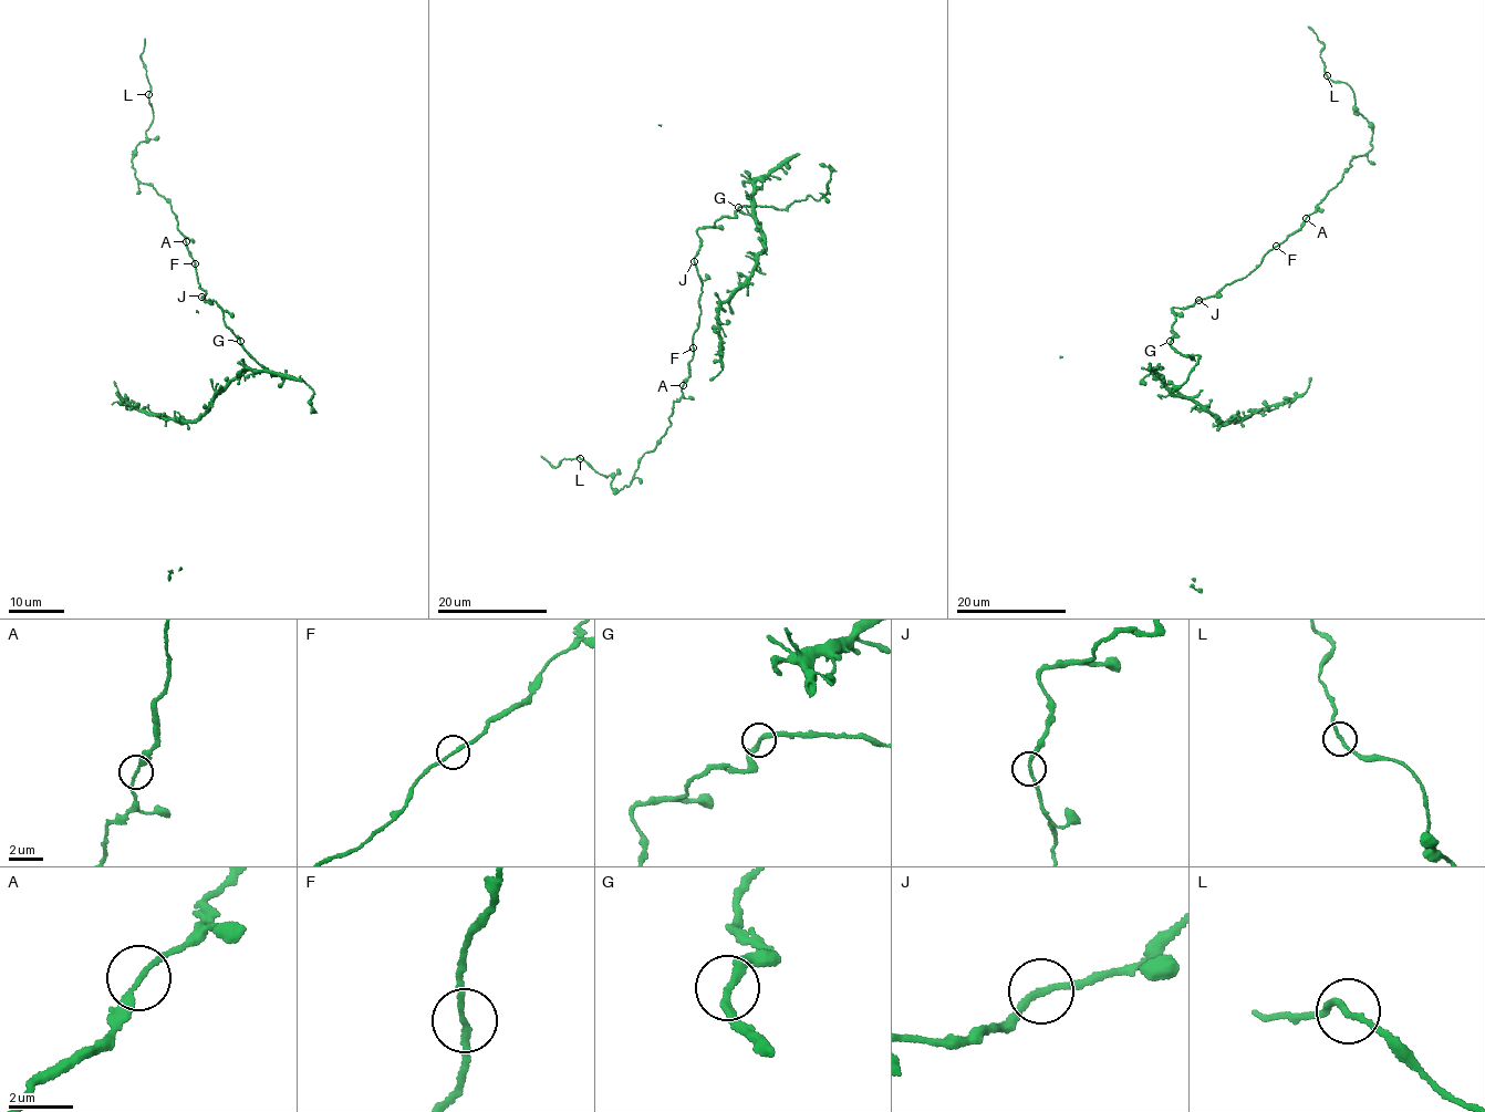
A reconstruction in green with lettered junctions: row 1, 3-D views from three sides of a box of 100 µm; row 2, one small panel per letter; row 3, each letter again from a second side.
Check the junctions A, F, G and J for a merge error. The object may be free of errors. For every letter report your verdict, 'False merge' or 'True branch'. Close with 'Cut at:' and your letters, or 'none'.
A: True branch
F: True branch
G: True branch
J: True branch
Cut at: none

